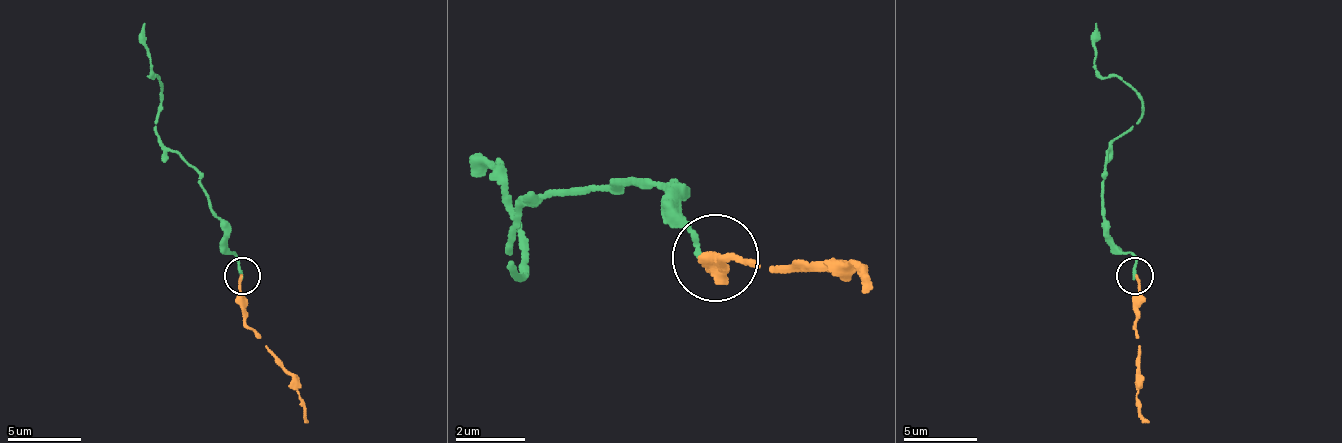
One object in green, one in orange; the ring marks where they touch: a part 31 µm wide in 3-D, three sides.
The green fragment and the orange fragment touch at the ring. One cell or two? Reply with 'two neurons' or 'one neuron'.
one neuron

